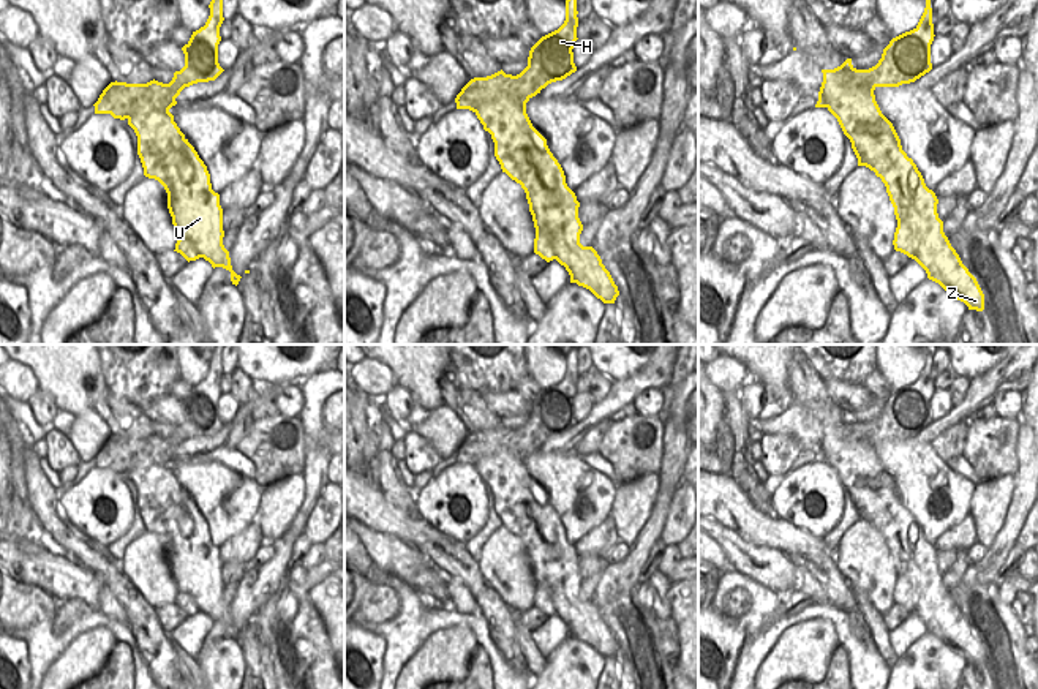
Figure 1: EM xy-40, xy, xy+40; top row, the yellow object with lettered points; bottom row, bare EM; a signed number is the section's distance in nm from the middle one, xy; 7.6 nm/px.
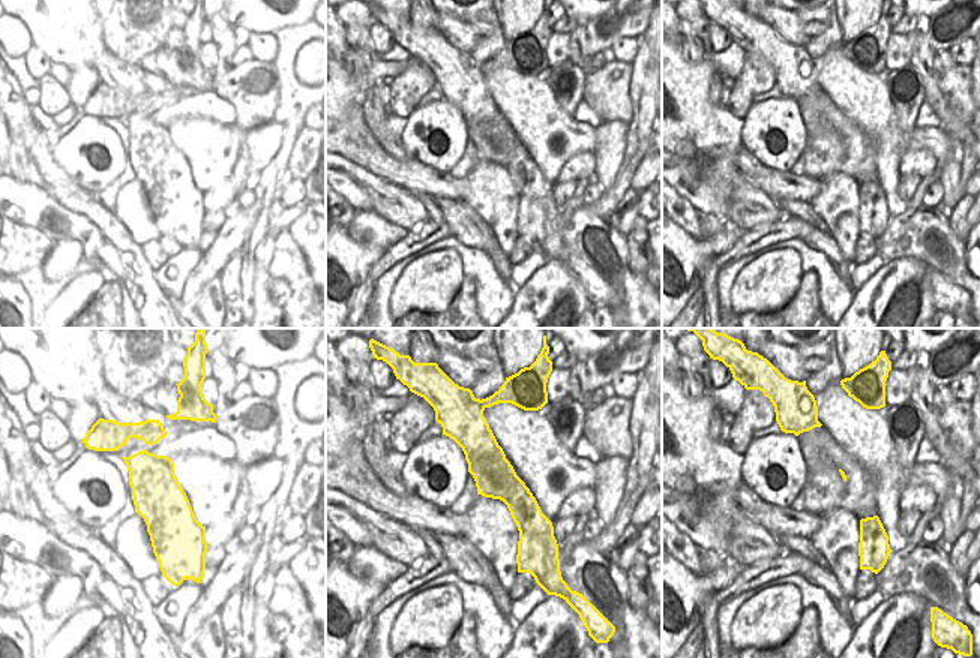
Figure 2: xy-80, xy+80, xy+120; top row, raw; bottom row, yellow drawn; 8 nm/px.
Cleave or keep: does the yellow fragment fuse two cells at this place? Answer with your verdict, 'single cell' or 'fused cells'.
fused cells

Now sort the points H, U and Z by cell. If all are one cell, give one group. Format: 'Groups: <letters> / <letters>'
Groups: H / U Z

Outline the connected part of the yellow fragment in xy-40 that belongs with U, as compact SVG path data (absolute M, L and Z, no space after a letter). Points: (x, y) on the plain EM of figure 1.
M175 454L144 455L144 461L128 471L137 490L144 529L158 534L167 547L167 563L179 589L174 605L188 616L204 612L213 623L229 624L237 640L242 631L232 624L223 599L220 548L212 544L207 520L169 466L175 458Z

